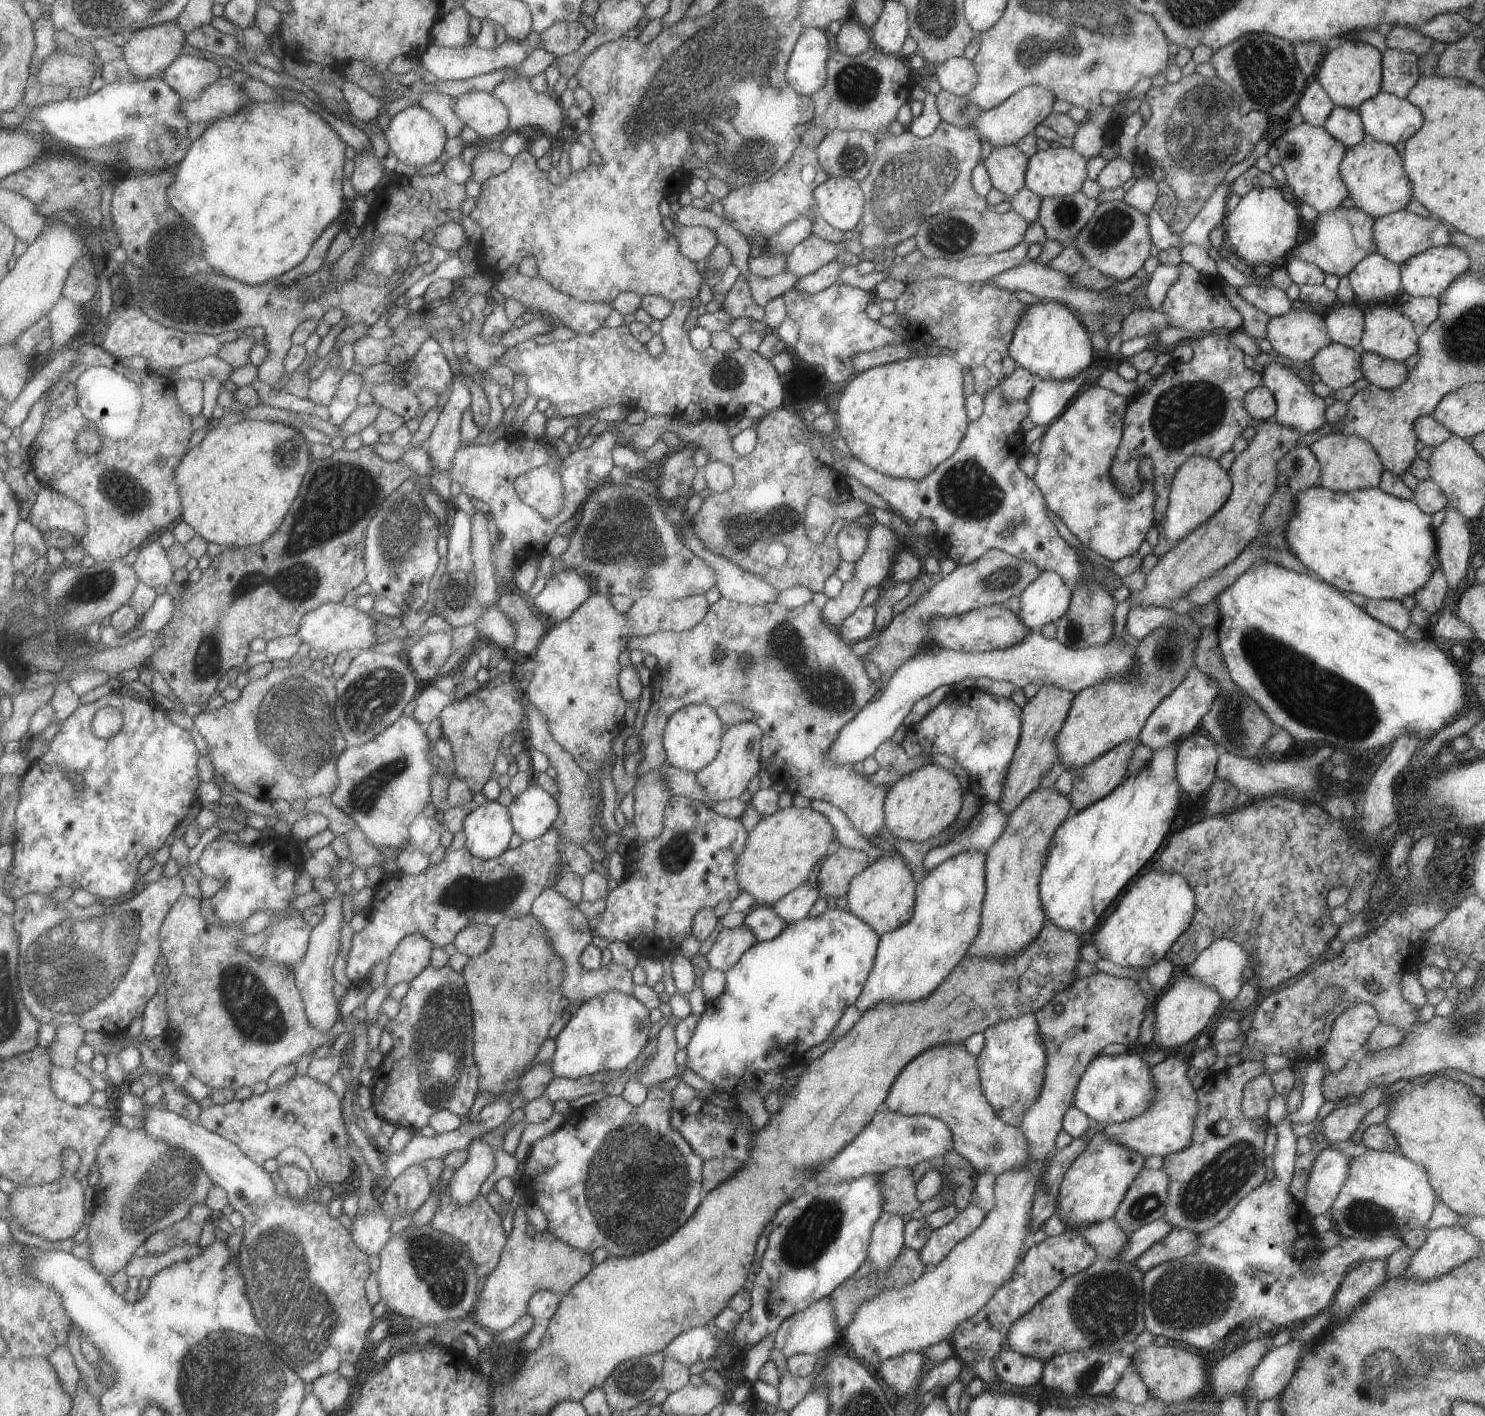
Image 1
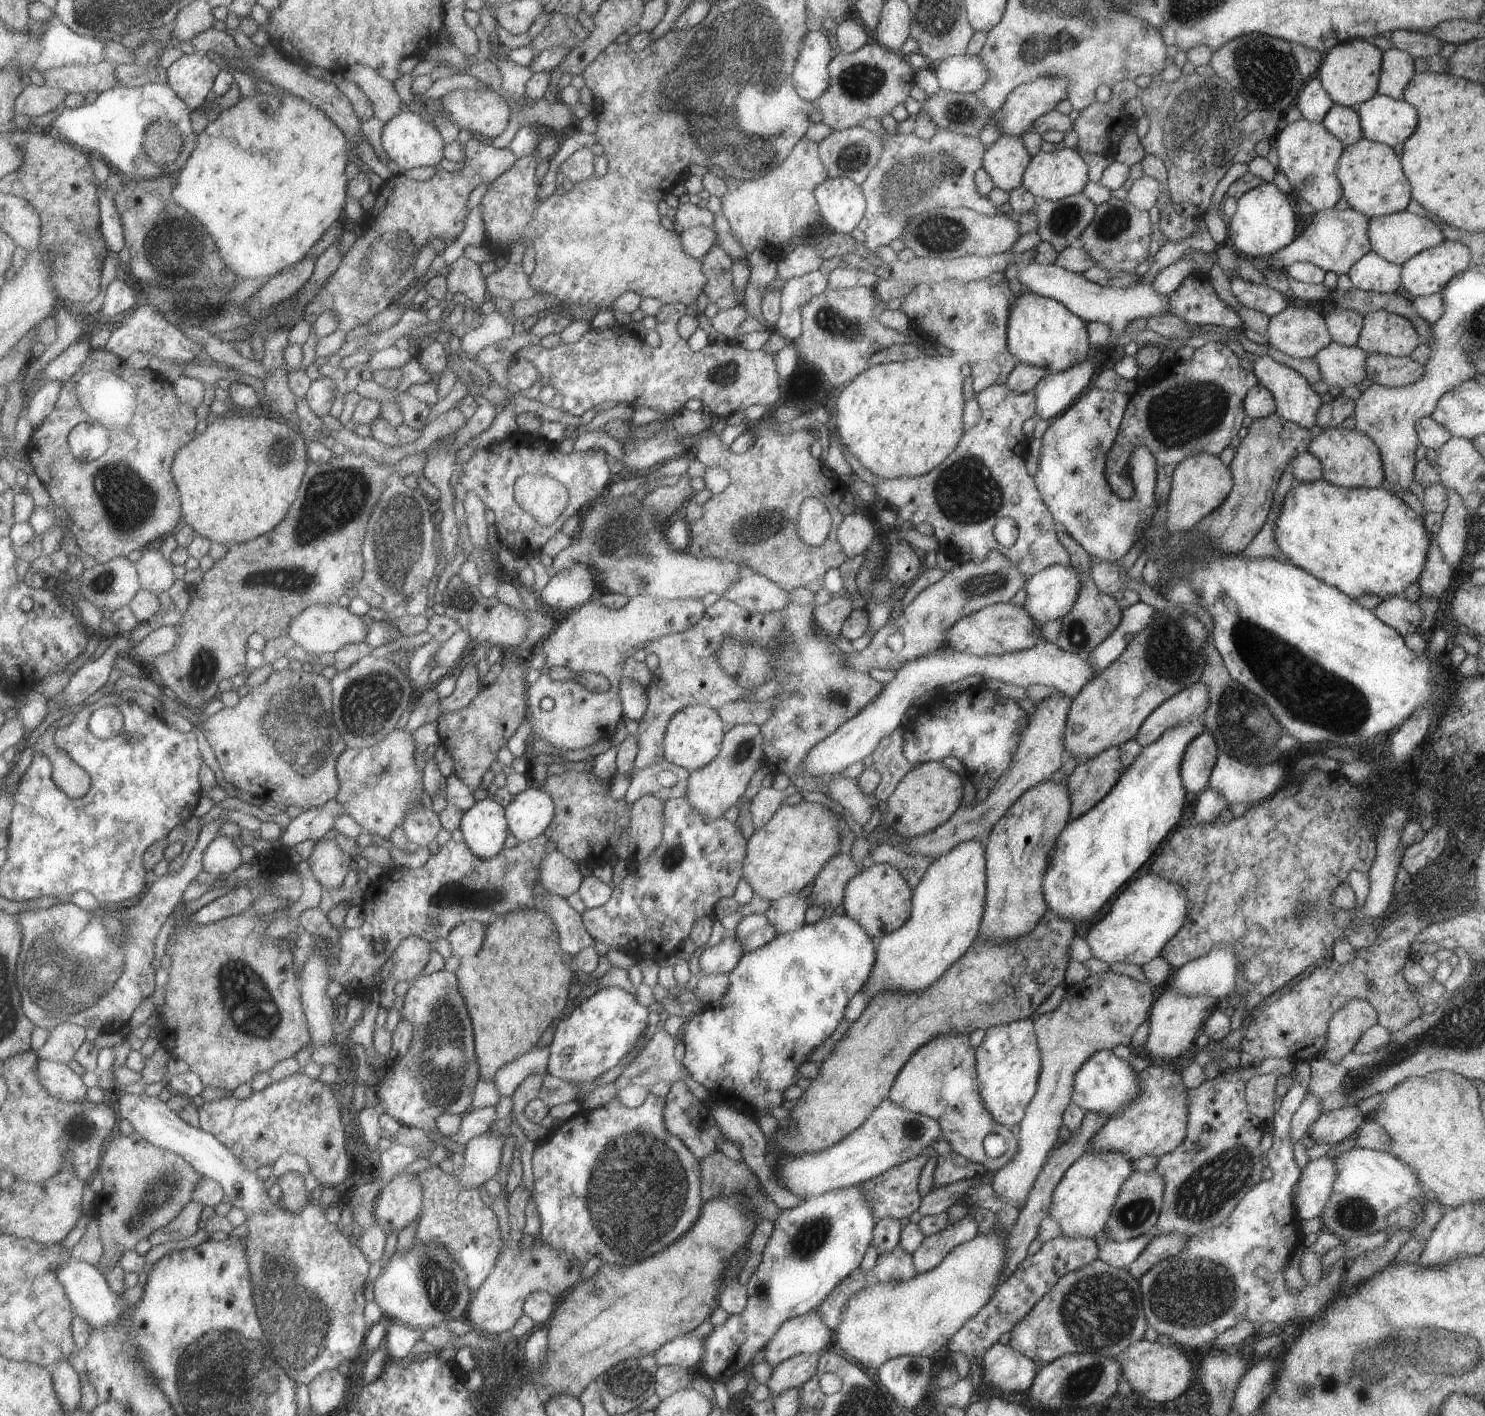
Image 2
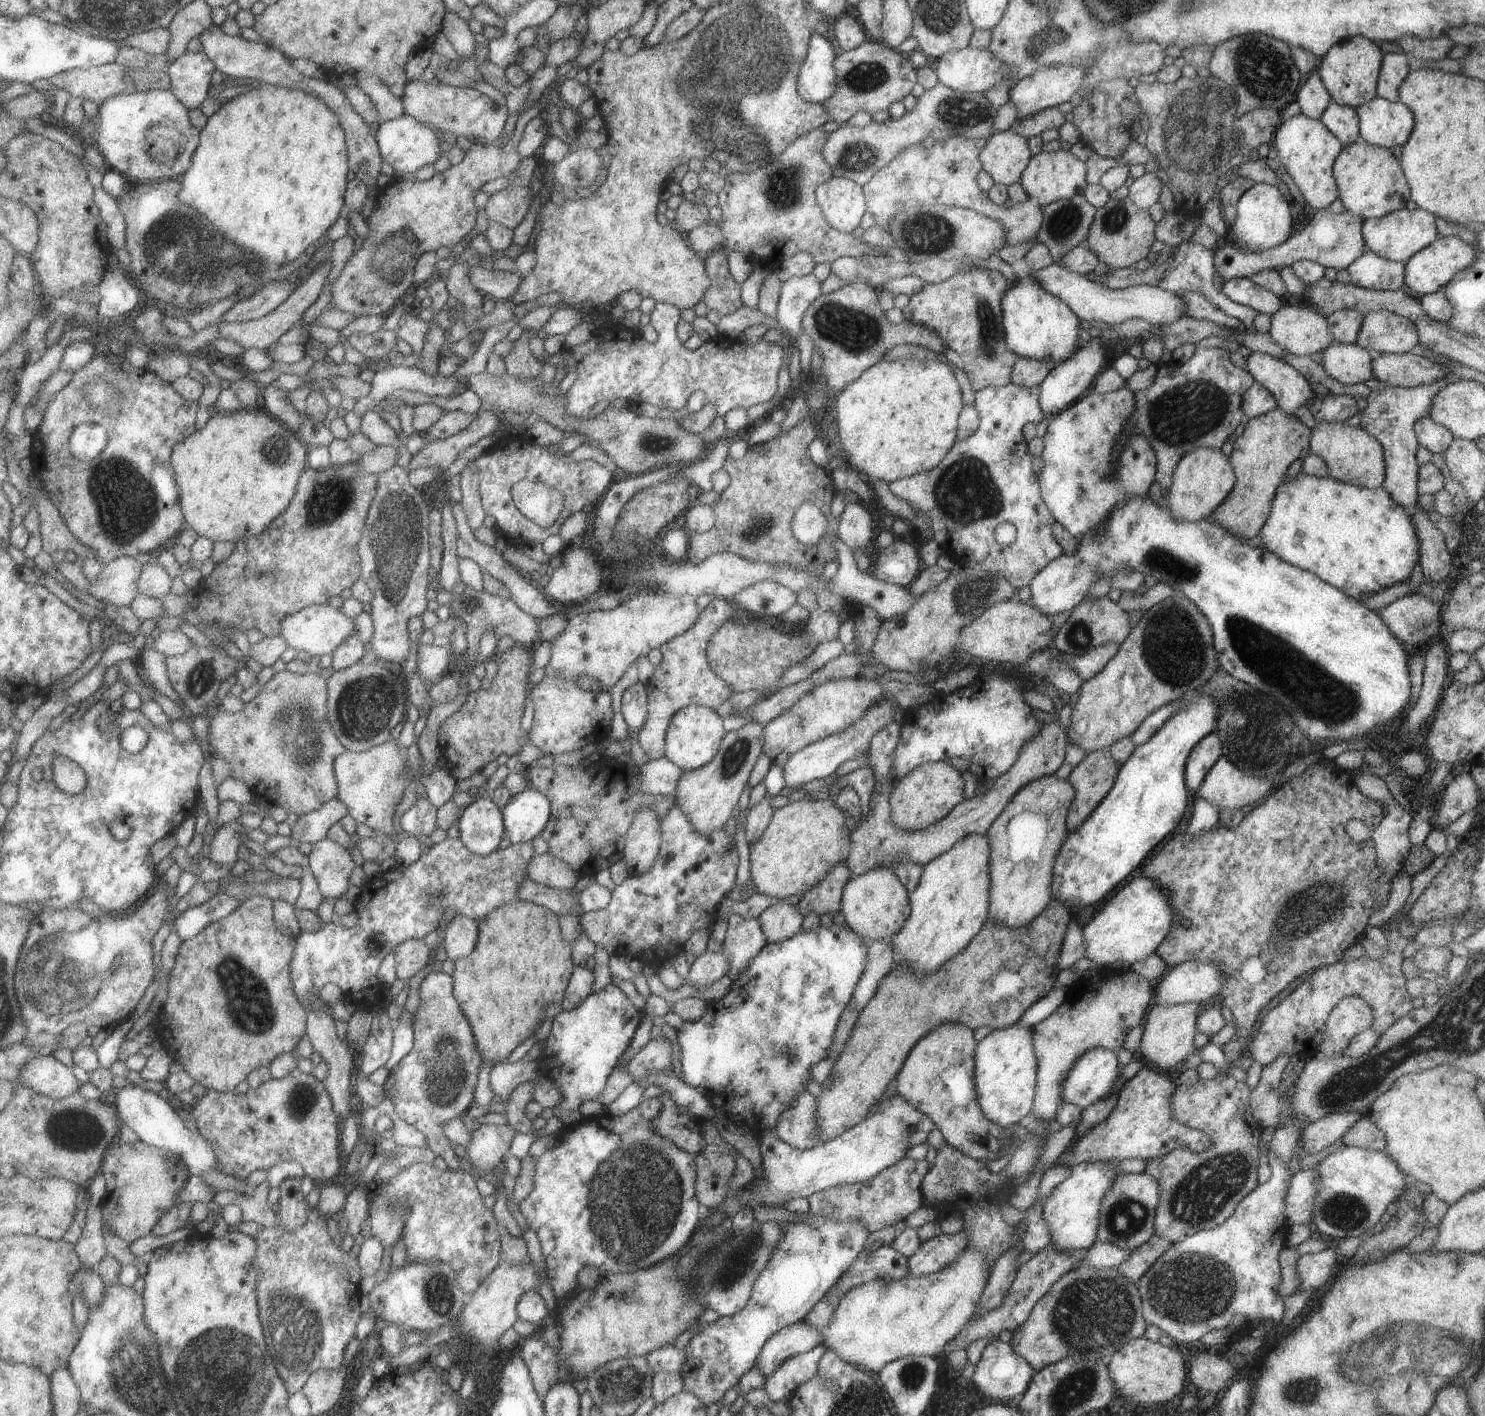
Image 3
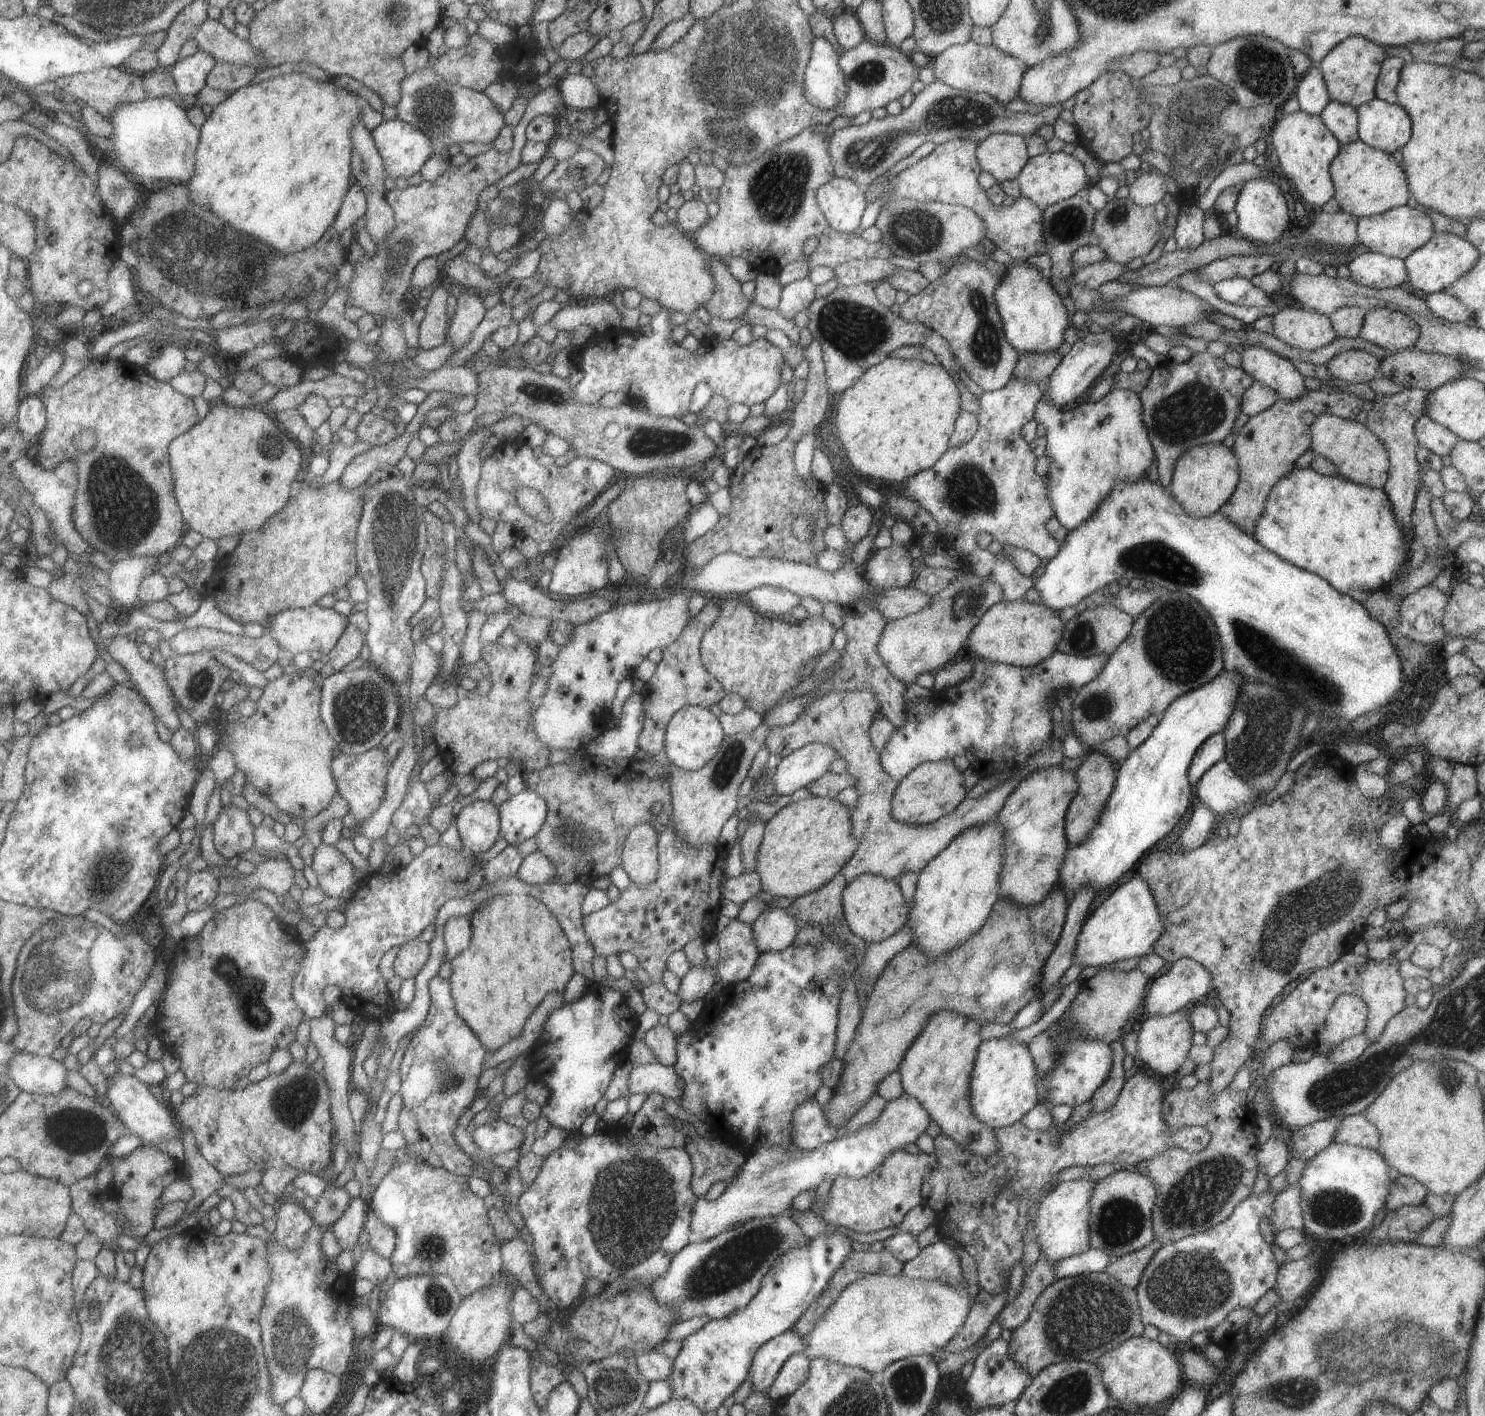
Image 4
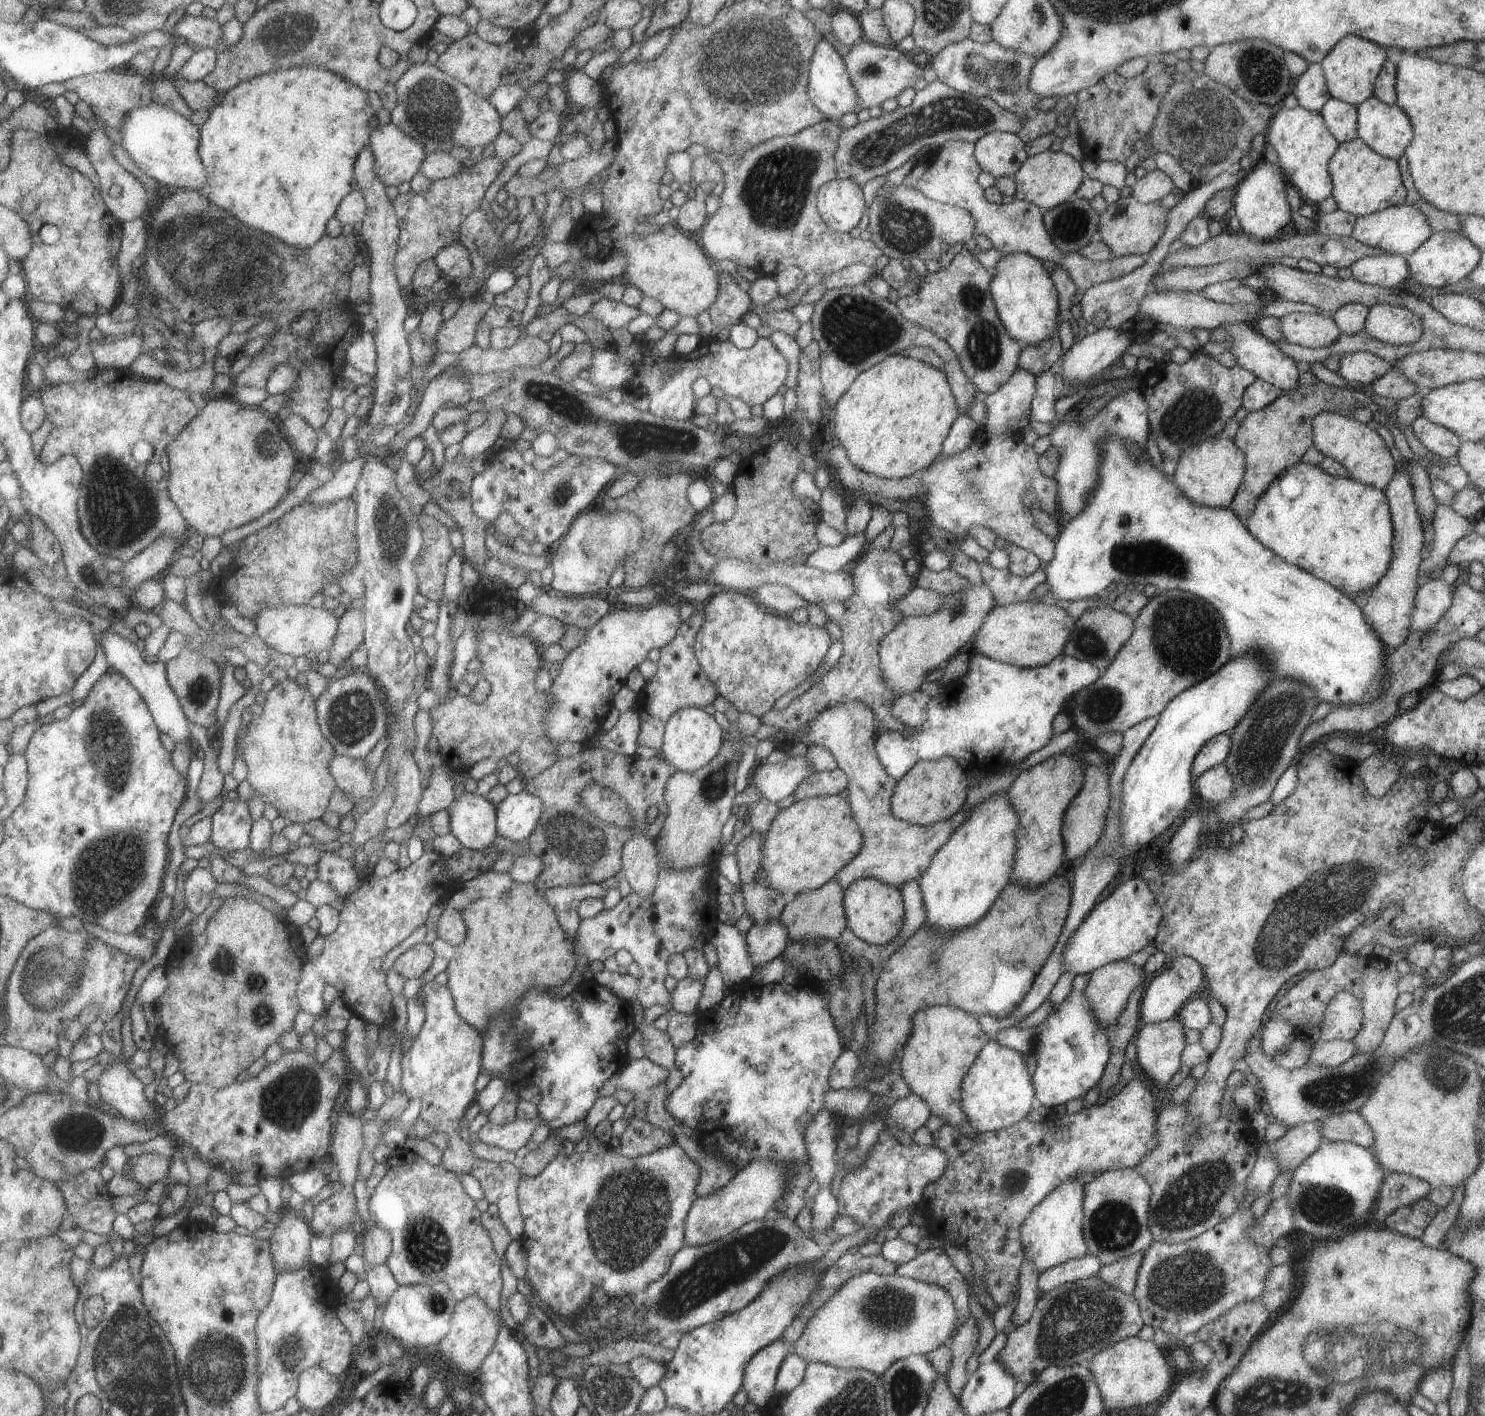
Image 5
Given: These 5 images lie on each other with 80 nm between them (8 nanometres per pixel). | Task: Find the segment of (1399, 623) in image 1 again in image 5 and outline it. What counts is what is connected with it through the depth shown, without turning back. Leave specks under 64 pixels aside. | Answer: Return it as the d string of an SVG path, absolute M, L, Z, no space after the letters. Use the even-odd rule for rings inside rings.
M1439 579L1424 580L1419 584L1411 611L1411 631L1431 631L1452 603L1452 588Z

